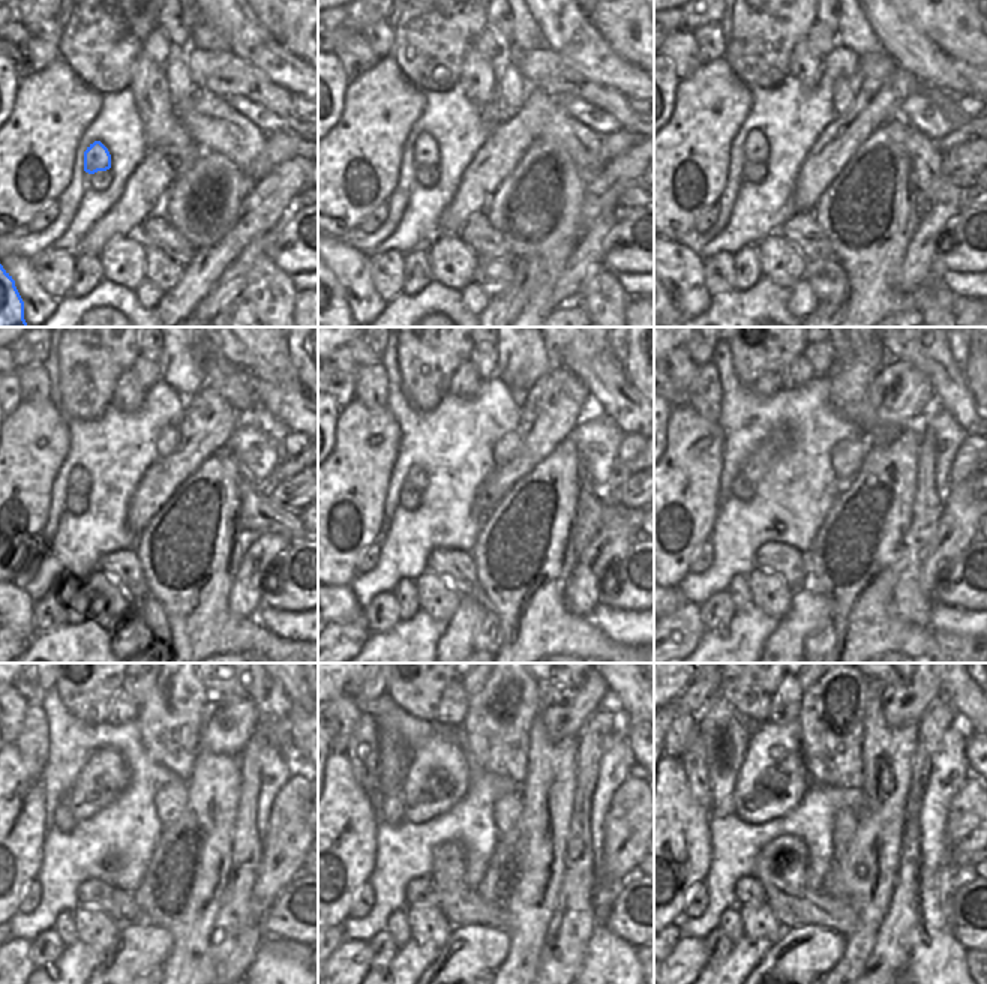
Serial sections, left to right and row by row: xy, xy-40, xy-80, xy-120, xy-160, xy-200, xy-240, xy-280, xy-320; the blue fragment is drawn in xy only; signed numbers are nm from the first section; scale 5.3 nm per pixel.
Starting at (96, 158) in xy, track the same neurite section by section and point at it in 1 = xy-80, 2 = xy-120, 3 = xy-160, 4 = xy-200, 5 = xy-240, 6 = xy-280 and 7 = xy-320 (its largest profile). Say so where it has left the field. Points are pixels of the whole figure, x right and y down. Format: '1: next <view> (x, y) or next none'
1: next xy-80 (755, 144)
2: next xy-120 (80, 479)
3: next xy-160 (416, 477)
4: next xy-200 (777, 443)
5: next xy-240 (105, 776)
6: next xy-280 (437, 779)
7: next xy-320 (773, 779)

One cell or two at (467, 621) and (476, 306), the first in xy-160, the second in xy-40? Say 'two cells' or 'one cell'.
one cell

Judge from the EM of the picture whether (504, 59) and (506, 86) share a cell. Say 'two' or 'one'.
two

